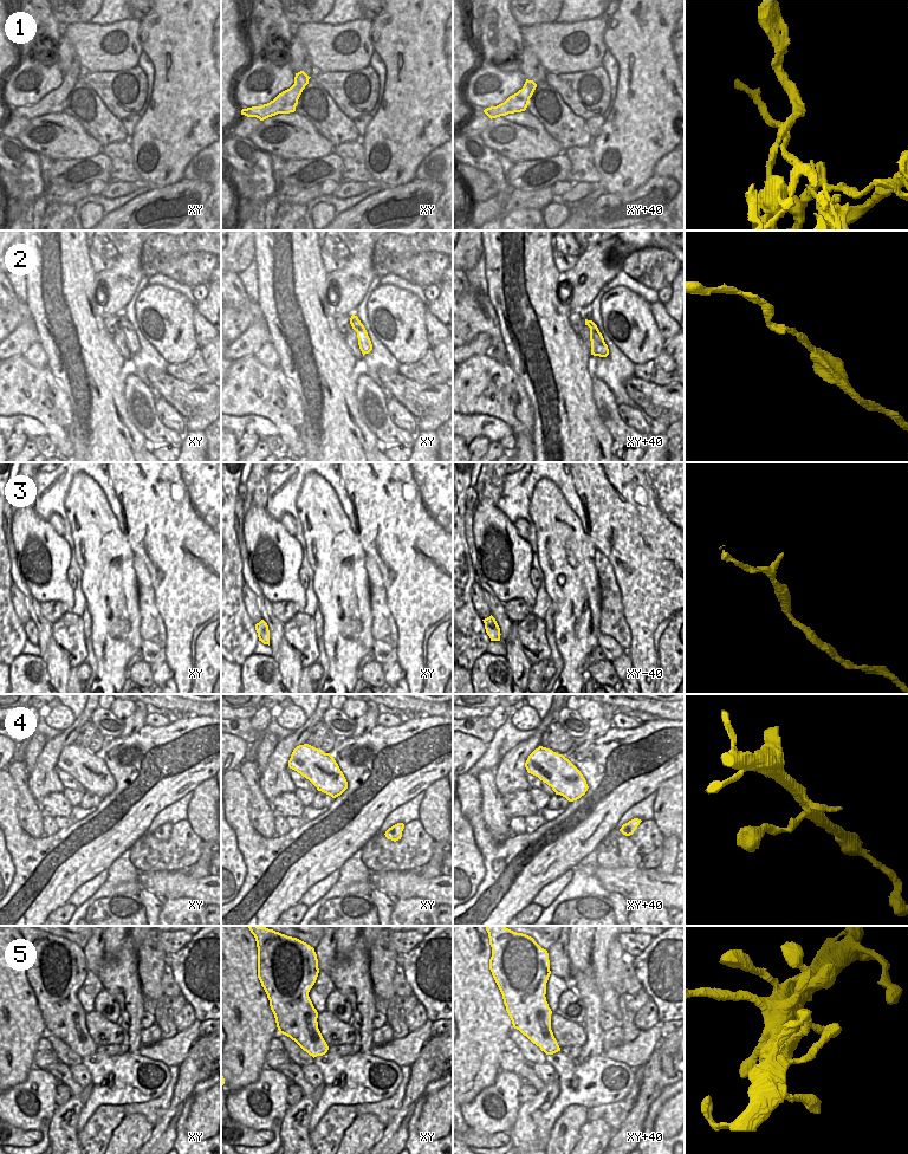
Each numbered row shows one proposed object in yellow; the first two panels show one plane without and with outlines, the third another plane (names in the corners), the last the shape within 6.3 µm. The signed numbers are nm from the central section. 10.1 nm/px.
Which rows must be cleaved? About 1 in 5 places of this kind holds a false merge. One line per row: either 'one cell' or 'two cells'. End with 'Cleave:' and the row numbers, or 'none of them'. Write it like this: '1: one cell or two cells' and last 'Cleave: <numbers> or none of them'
1: two cells
2: one cell
3: one cell
4: one cell
5: one cell
Cleave: 1

